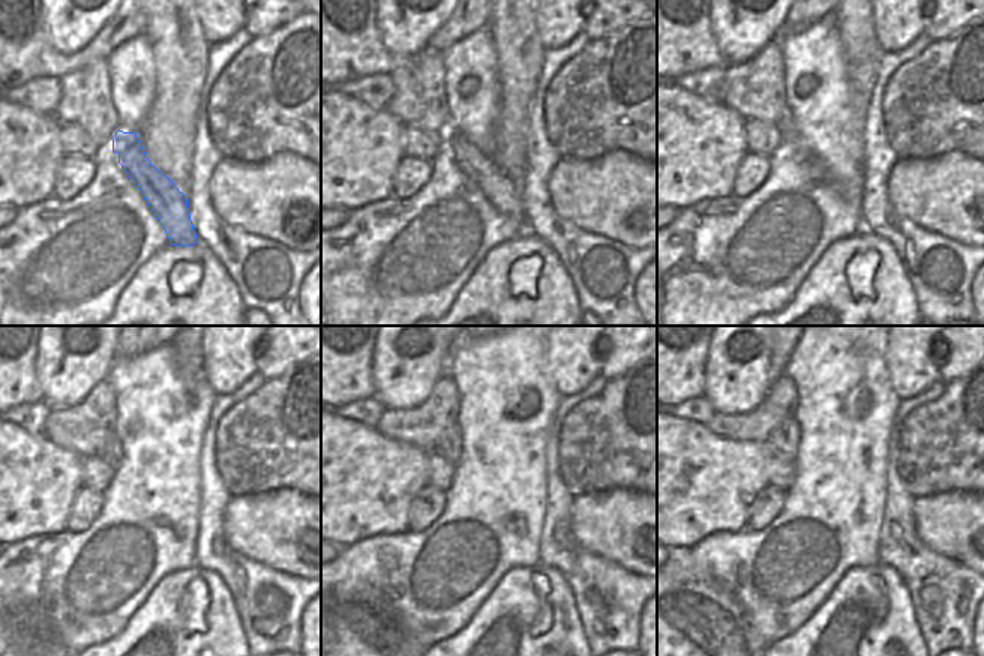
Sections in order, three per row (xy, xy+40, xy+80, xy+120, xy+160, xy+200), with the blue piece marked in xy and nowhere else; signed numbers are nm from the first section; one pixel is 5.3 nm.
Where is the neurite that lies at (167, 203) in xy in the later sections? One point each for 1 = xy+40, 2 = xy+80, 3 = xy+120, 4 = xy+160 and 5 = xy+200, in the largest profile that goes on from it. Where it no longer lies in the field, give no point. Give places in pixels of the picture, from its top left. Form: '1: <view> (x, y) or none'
1: xy+40 (504, 195)
2: xy+80 (786, 122)
3: xy+120 (113, 451)
4: xy+160 (449, 445)
5: xy+200 (783, 442)

